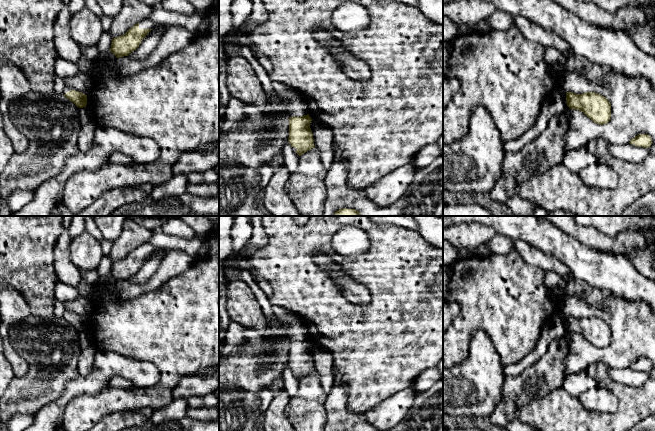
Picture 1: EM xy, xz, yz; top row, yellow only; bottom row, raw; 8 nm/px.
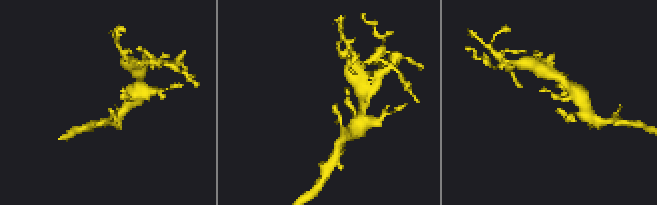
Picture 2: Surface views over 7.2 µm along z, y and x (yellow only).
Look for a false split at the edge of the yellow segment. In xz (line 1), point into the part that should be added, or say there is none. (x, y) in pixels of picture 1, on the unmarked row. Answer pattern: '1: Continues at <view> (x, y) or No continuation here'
1: Continues at xz (295, 330)

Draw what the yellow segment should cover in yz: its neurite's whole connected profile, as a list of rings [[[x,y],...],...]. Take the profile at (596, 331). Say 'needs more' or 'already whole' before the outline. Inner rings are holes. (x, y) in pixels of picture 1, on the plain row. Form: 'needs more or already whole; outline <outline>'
needs more; outline [[[560,307],[551,321],[560,329],[566,329],[570,333],[583,336],[596,348],[604,349],[610,345],[611,328],[606,321],[598,317],[566,317],[562,307]]]

